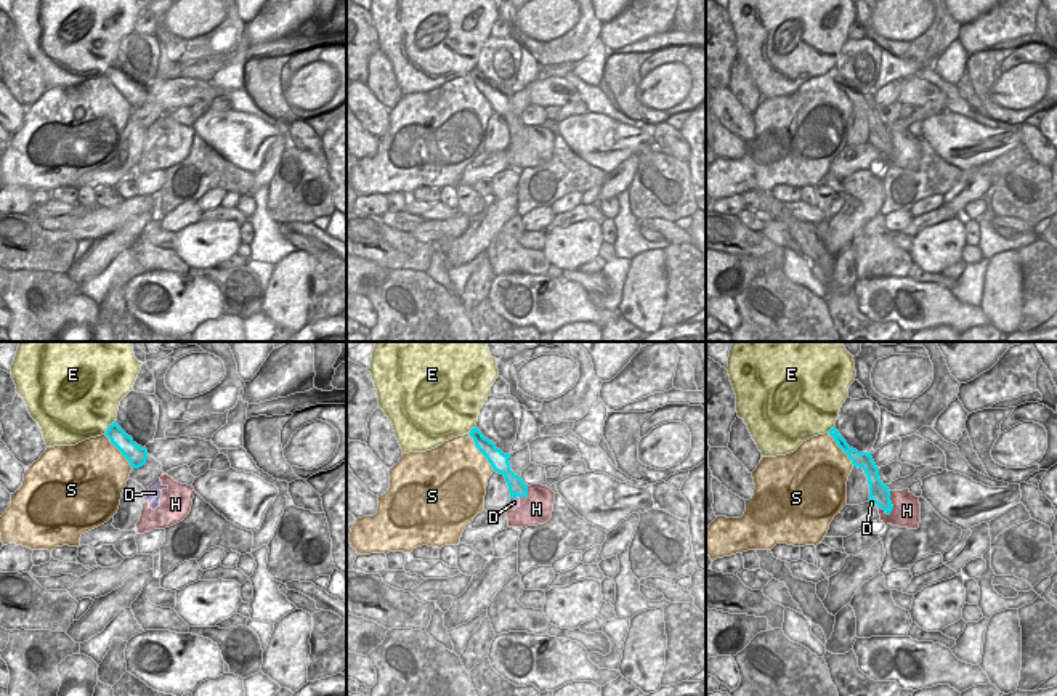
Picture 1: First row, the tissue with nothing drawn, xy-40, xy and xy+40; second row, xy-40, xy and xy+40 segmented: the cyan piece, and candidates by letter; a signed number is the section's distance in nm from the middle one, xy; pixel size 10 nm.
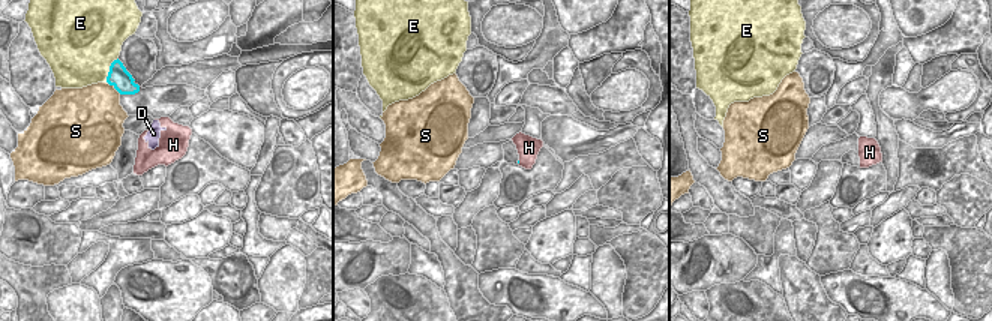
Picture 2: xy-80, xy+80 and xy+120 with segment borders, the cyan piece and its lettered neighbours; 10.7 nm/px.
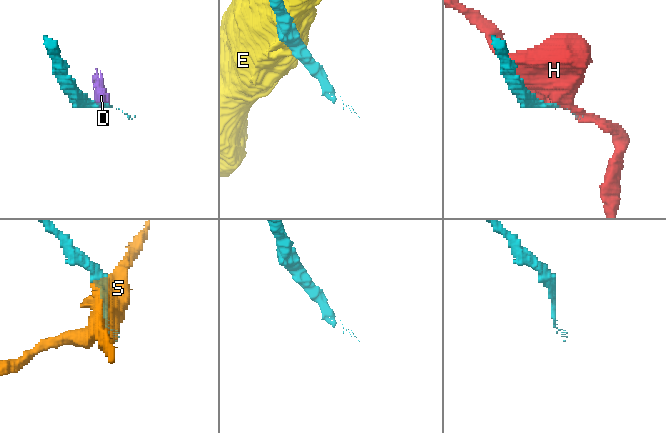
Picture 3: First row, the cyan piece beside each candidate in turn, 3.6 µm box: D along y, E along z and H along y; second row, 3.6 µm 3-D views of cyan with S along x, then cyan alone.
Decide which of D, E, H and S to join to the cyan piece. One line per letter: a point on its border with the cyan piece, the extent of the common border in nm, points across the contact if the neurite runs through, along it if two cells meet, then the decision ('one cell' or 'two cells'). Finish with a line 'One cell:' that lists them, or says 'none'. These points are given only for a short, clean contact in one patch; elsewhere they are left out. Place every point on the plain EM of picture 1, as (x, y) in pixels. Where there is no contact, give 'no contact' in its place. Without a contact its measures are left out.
D: xy (514, 137) | 100 nm | along xy (518, 137), (510, 140) | two cells
E: xy-40 (108, 68) | 200 nm | two cells
H: xy+40 (890, 145) | 260 nm | two cells
S: xy (480, 92) | 480 nm | along xy (467, 74), (494, 111) | two cells
One cell: none

